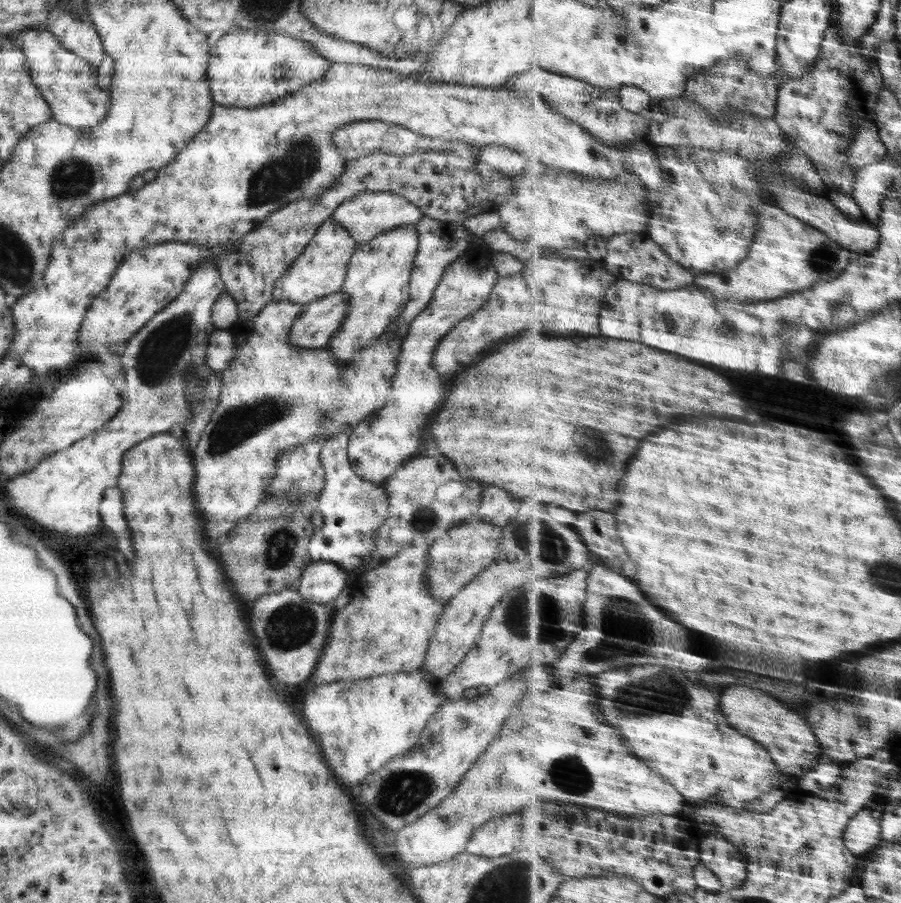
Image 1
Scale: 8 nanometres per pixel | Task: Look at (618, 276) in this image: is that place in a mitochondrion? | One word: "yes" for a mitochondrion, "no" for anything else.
no

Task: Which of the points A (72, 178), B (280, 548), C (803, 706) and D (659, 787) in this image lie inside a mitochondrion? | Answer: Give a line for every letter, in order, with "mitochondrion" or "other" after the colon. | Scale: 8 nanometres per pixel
A: mitochondrion
B: mitochondrion
C: other
D: other

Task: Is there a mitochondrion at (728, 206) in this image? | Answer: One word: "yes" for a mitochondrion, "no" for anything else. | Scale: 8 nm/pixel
yes

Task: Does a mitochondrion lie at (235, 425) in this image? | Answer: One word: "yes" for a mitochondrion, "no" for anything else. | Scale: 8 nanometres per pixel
yes

